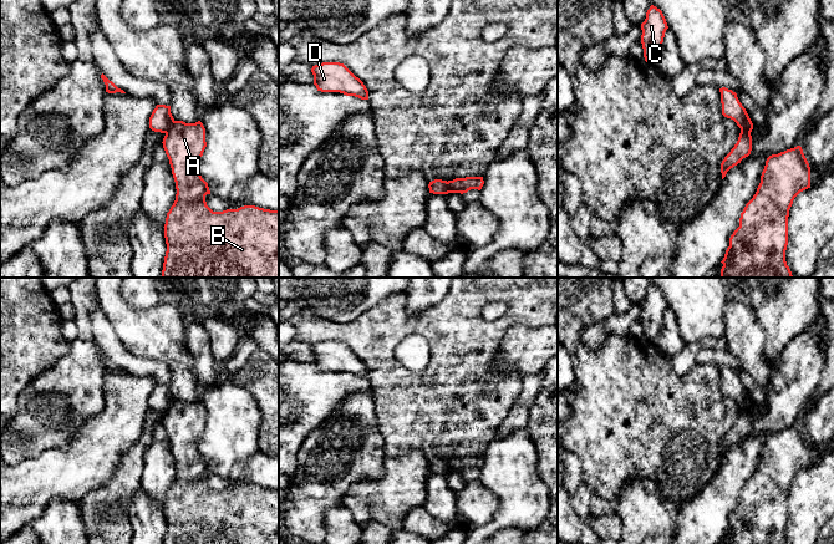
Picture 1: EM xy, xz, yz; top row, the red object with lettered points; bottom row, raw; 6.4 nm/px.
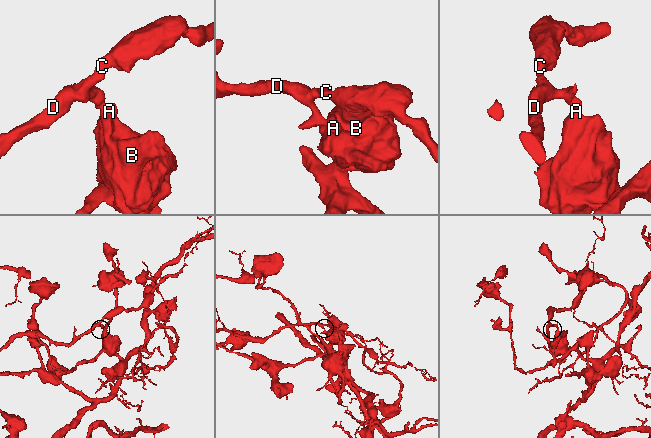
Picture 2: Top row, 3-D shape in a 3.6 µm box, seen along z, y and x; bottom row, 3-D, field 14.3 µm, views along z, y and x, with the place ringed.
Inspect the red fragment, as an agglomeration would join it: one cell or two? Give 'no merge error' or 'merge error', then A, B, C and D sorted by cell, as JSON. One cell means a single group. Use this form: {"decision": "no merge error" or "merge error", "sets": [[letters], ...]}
{"decision": "merge error", "sets": [["A", "B"], ["C", "D"]]}

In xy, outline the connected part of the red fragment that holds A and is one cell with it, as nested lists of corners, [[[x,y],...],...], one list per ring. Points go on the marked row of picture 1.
[[[173,121],[162,143],[177,189],[176,200],[167,213],[164,224],[167,251],[162,278],[279,278],[279,210],[244,205],[213,212],[207,205],[205,195],[210,194],[210,190],[198,169],[207,147],[205,128],[200,121],[195,123]]]

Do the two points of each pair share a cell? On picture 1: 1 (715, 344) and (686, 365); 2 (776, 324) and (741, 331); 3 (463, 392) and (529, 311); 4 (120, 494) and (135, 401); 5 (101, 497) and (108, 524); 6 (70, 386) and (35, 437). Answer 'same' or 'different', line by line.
1: same
2: different
3: same
4: different
5: same
6: same

